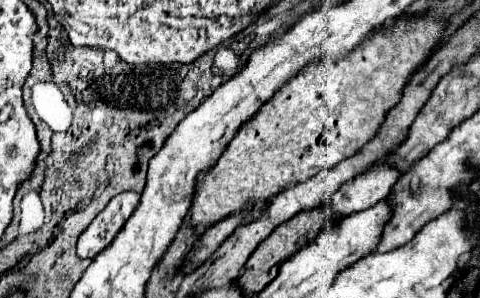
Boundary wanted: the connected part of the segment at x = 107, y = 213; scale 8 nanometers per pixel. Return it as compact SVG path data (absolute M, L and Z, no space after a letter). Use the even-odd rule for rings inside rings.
M122 192L114 196L108 202L108 206L96 216L94 222L90 222L90 226L78 238L78 244L76 244L78 256L94 258L98 252L102 252L114 240L114 236L122 230L126 220L136 210L138 202L140 202L138 192Z

